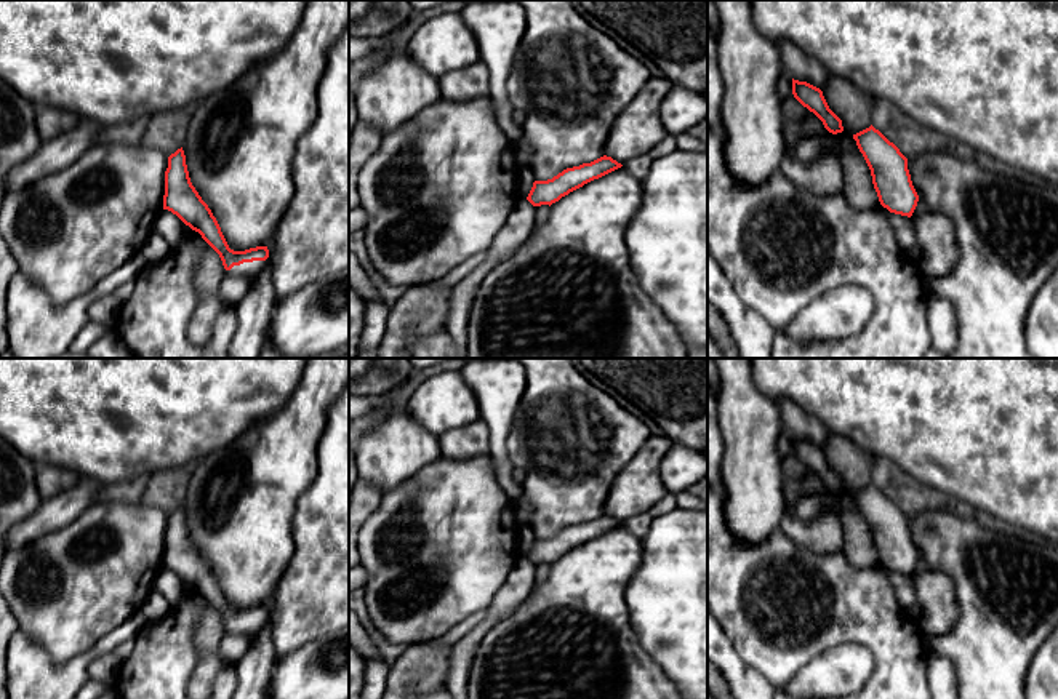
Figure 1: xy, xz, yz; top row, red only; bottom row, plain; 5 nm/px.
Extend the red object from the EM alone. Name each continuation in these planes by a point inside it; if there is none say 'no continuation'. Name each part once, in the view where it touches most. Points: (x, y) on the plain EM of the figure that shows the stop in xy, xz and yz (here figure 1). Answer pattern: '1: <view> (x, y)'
1: xy (247, 627)

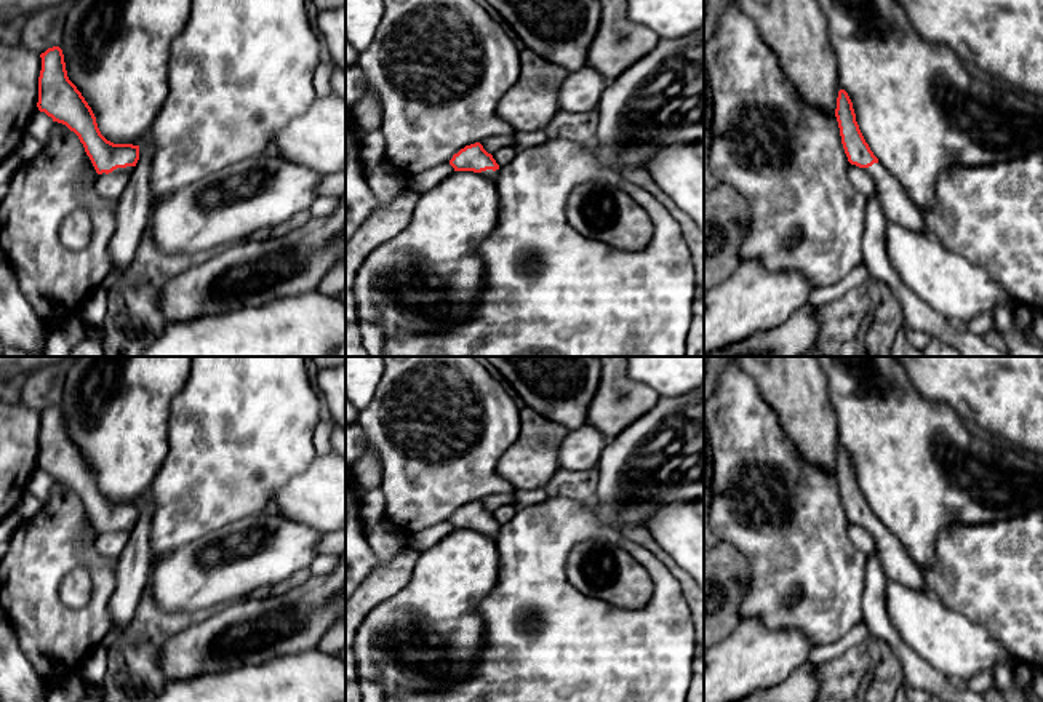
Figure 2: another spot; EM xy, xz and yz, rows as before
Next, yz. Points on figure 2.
1: yz (898, 566)

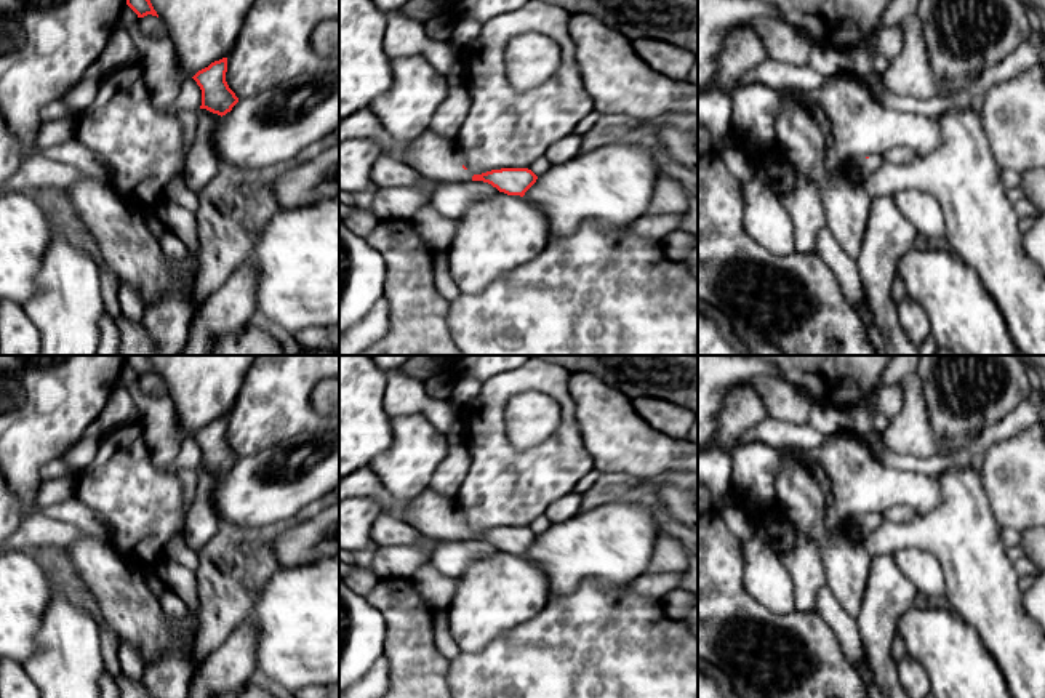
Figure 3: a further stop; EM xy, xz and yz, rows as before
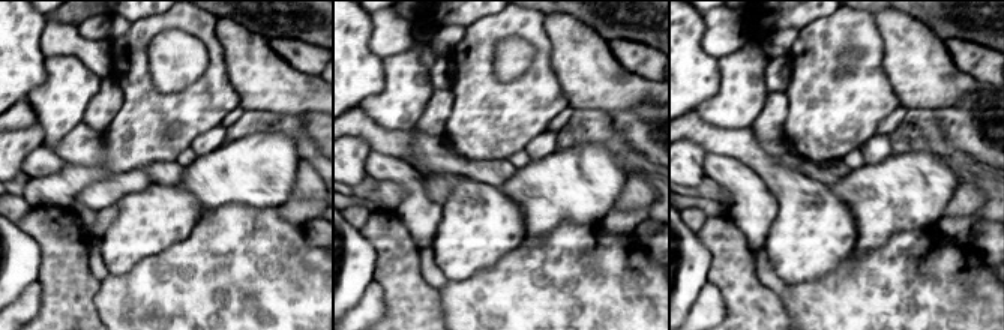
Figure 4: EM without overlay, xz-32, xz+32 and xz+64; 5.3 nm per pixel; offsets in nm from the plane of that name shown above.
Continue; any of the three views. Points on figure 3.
1: xz (431, 514)

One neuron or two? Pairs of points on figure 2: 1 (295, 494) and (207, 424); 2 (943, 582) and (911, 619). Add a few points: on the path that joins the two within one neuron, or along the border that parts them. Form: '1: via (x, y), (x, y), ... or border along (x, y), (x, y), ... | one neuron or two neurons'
1: border along (312, 462), (288, 478), (272, 499) | two neurons
2: border along (925, 587), (944, 605), (963, 616) | two neurons

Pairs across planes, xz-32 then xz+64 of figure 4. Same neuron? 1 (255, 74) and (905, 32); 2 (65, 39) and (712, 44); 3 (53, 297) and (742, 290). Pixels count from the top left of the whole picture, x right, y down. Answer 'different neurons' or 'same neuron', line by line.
1: same neuron
2: same neuron
3: same neuron

